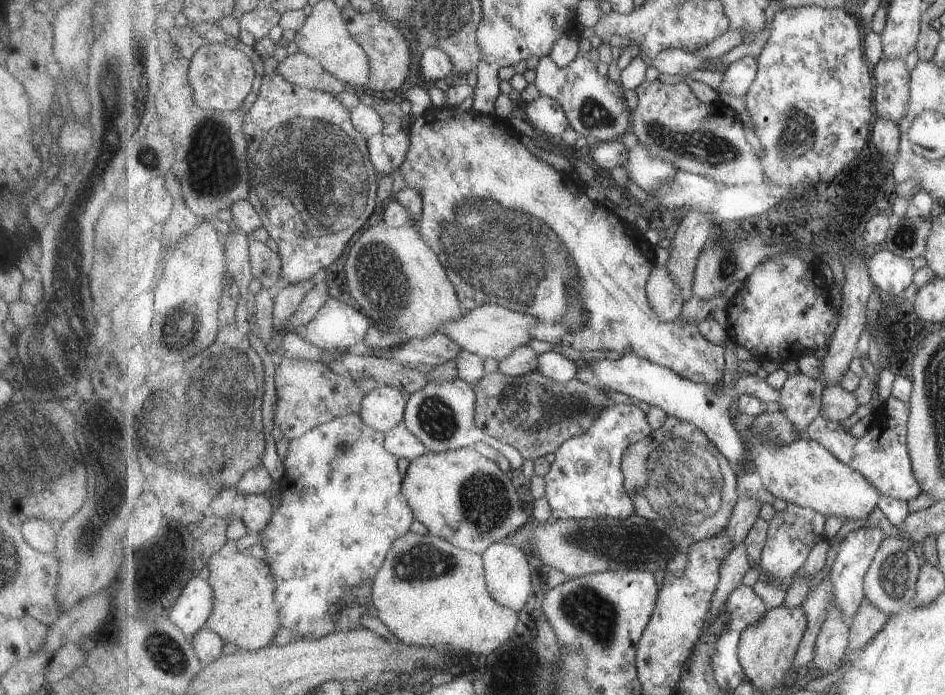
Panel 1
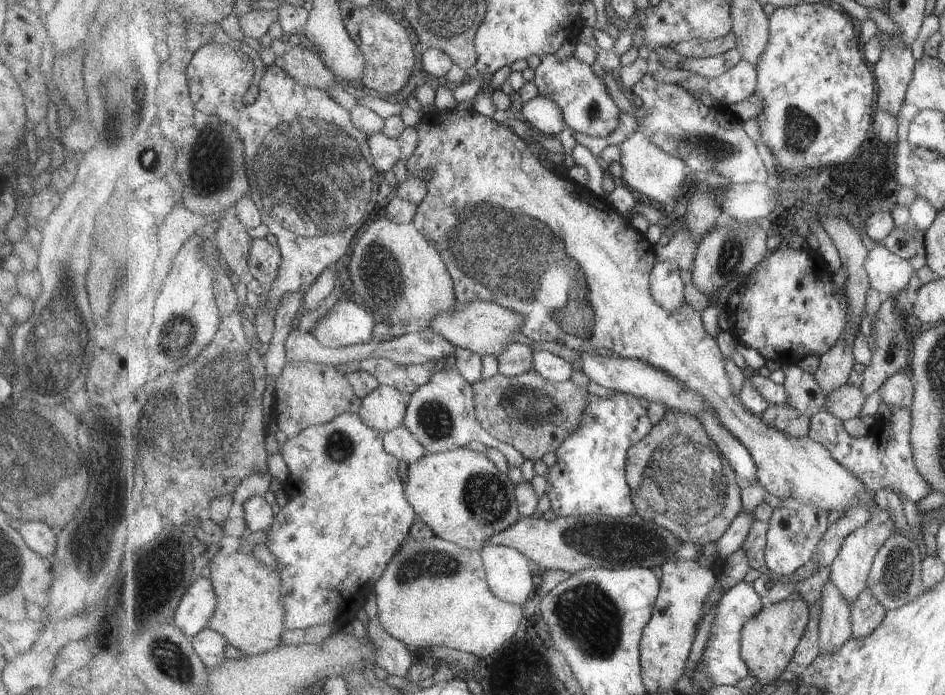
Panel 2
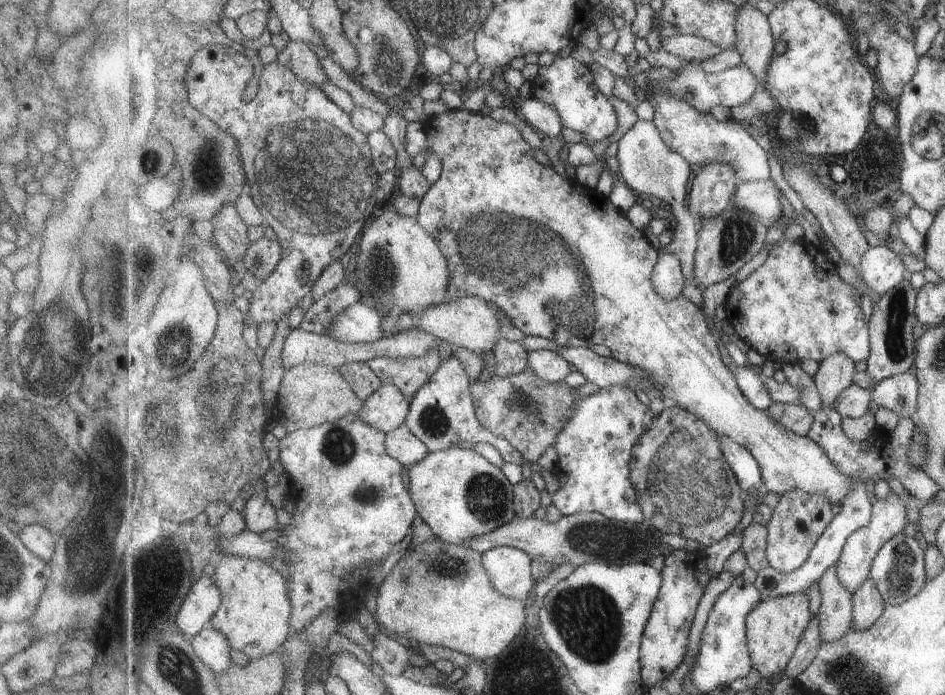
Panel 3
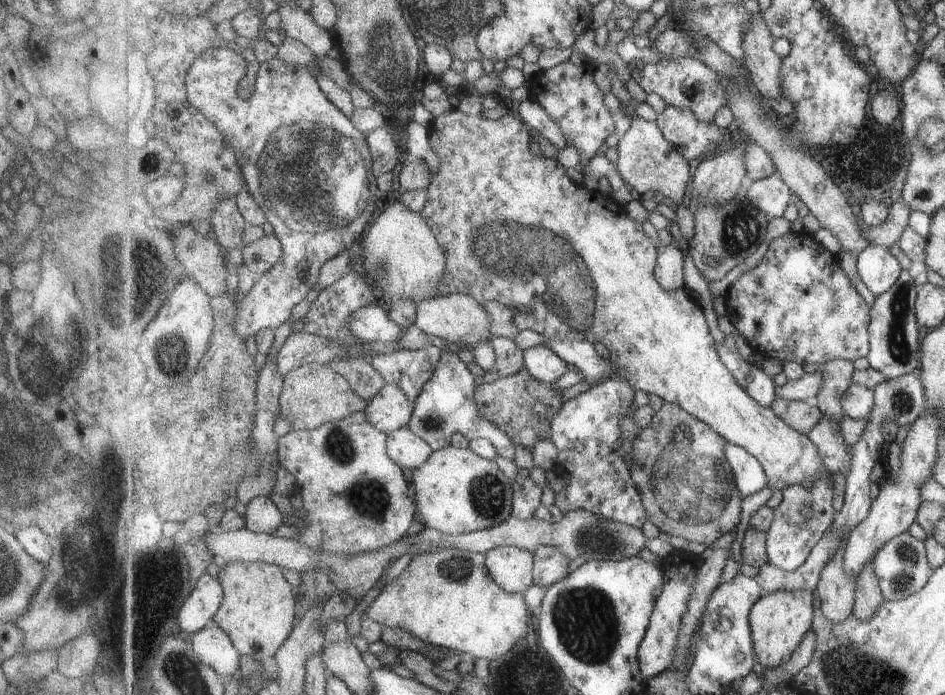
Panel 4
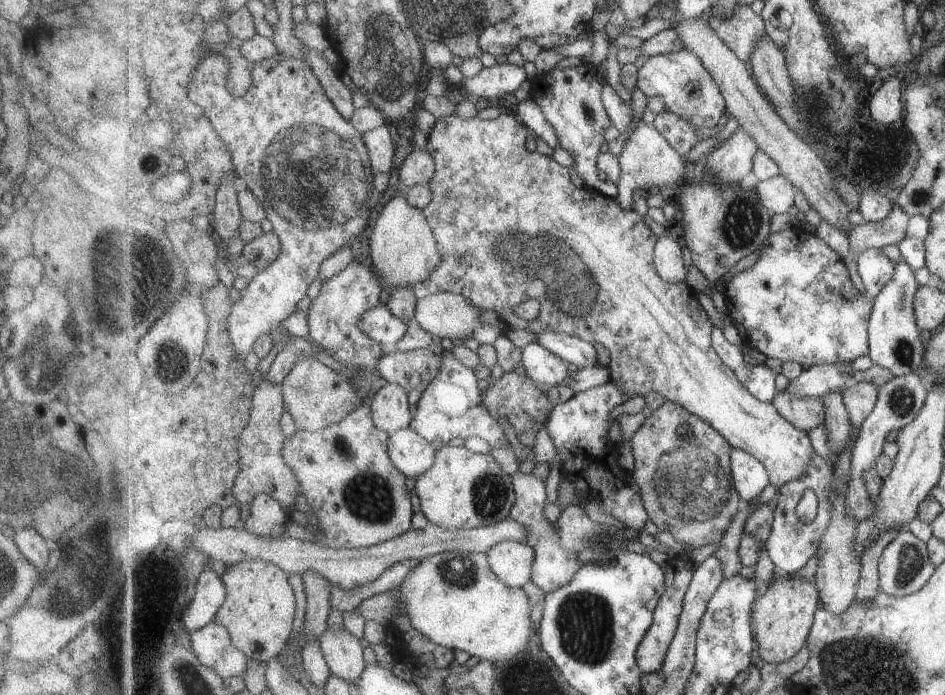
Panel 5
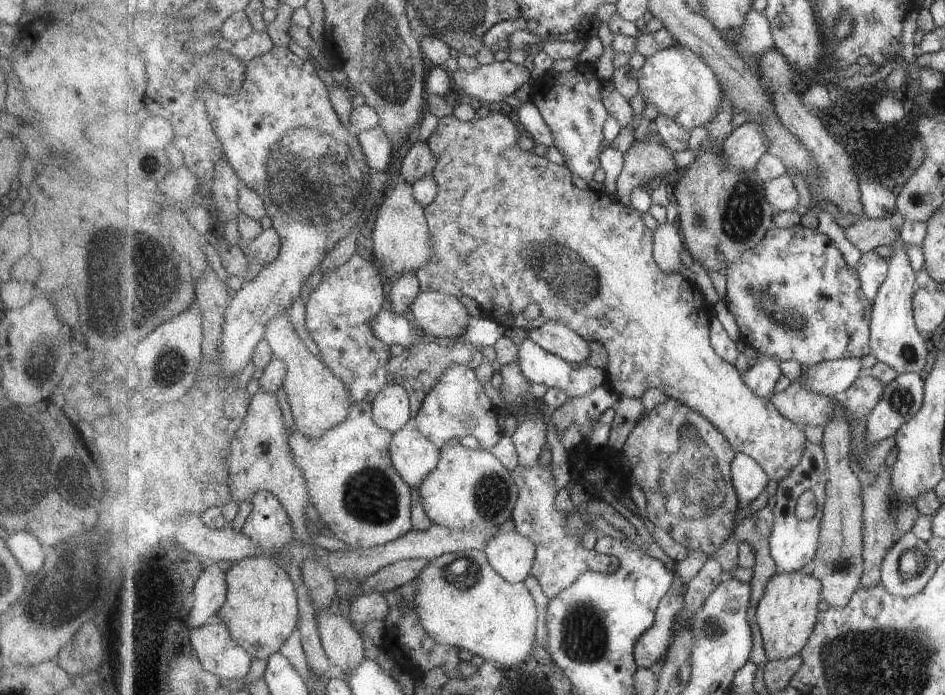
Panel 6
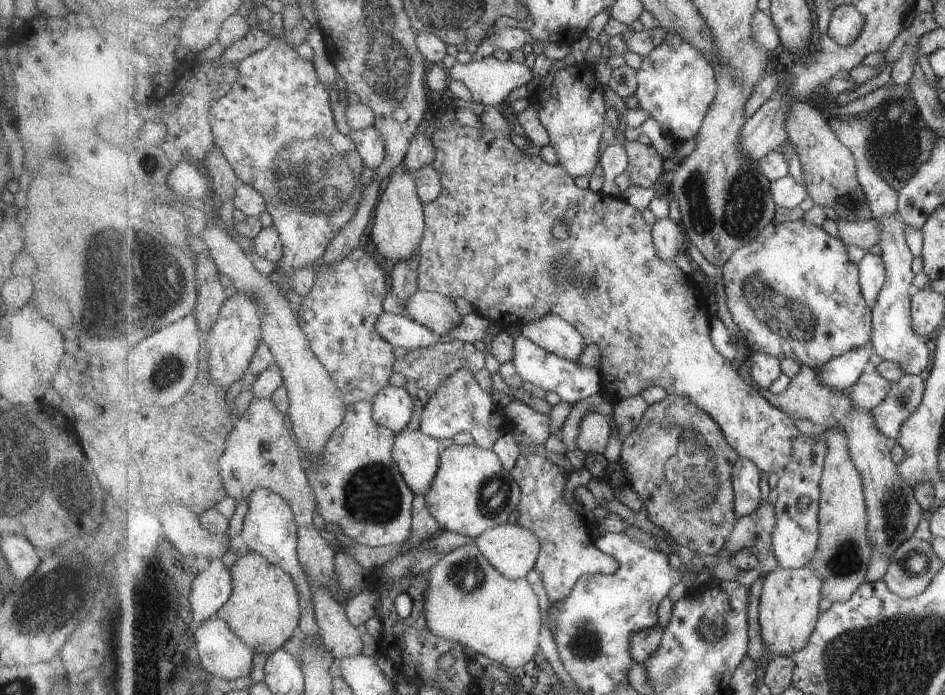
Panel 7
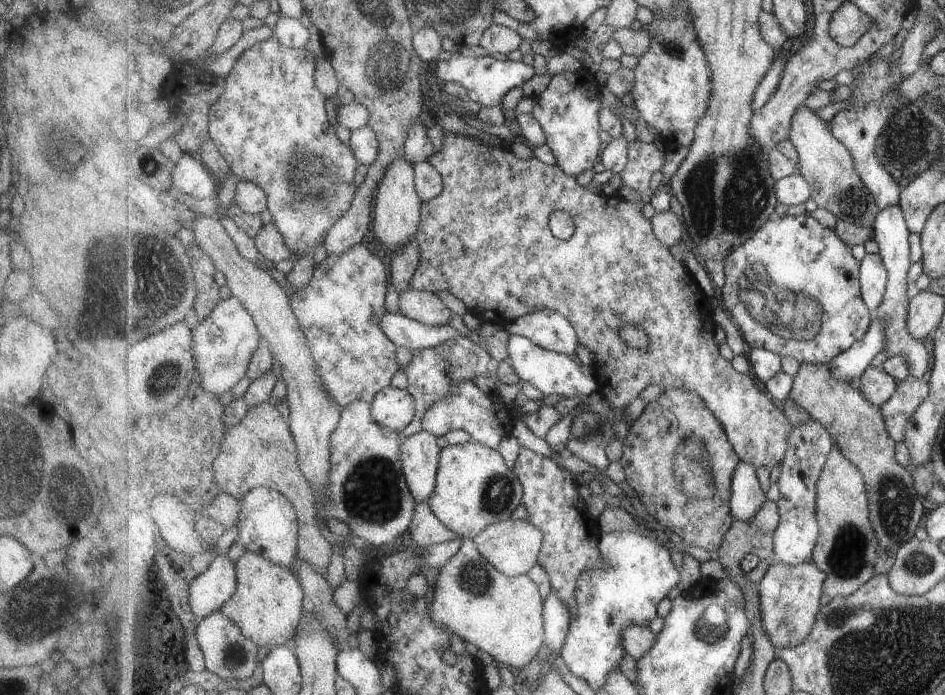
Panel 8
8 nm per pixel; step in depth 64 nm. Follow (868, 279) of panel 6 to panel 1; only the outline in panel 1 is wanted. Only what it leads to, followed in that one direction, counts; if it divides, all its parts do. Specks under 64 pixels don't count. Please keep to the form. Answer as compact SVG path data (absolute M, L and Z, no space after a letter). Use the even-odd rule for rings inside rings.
M884 247L868 258L868 270L876 289L893 296L902 295L913 284L913 276L917 272L911 260Z

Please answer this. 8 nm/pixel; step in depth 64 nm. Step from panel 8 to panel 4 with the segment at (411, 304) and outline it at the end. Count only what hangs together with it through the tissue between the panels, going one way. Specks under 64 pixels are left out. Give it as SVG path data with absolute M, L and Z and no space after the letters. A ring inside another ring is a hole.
M455 293L454 295L441 295L432 299L425 299L418 304L416 326L429 337L438 336L446 342L453 342L461 348L474 348L481 342L491 342L490 311L473 296Z

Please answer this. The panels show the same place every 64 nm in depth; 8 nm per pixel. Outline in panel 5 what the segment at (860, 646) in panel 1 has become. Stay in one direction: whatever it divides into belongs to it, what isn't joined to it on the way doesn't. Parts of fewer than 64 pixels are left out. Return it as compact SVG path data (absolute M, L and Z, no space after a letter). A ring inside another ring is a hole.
M893 529L882 535L862 558L861 578L858 582L856 600L860 603L871 603L881 592L879 563L884 550L892 543L892 540L901 532Z

